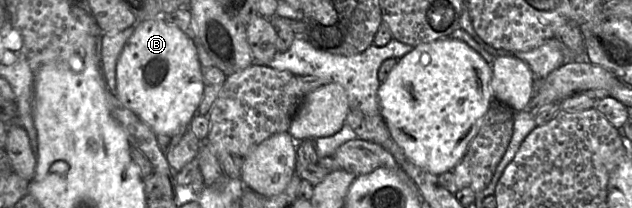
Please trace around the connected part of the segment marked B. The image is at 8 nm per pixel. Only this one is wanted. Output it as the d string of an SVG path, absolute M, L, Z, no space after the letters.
M152 18L138 23L125 44L116 66L116 97L135 113L157 135L172 137L186 127L201 103L204 91L202 67L195 43L178 26L163 18Z

